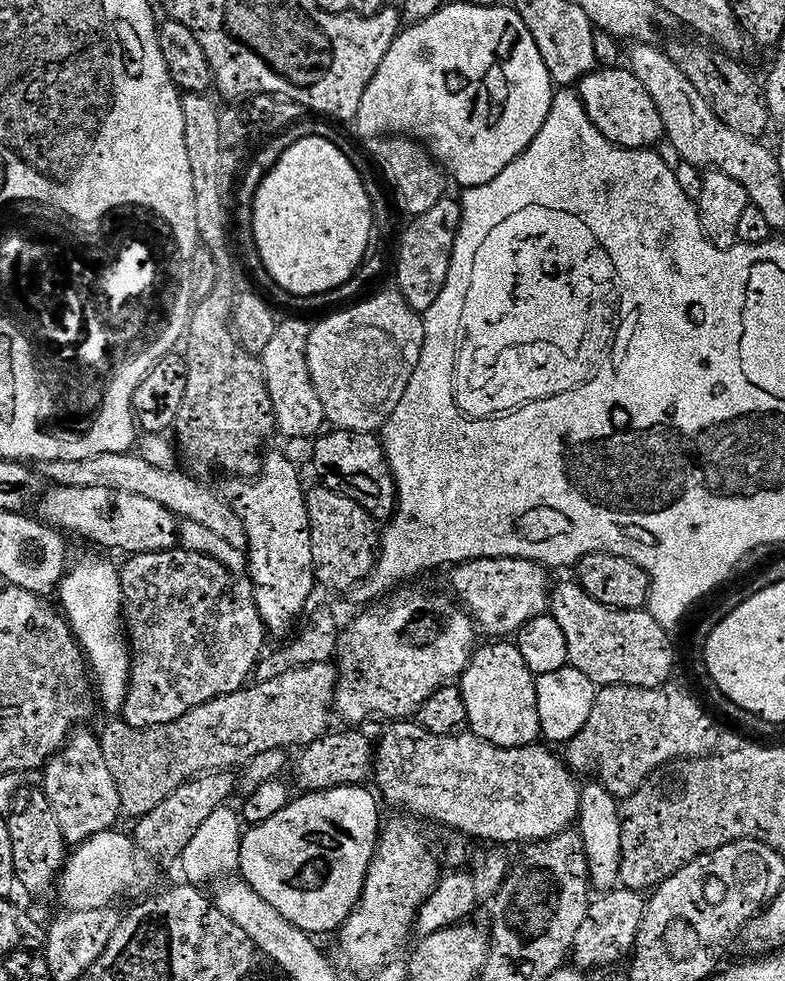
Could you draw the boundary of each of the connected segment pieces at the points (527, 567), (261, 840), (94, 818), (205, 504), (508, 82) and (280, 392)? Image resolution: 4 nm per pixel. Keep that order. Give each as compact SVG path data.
M498 558L497 560L468 560L451 569L452 588L460 595L459 603L470 613L473 621L492 638L512 638L526 622L545 615L550 608L549 569L533 560Z
M349 786L297 795L274 818L243 833L238 872L244 883L306 933L335 933L360 903L382 831L381 805L368 790Z
M84 730L73 731L68 743L42 769L42 791L54 810L54 818L58 818L58 826L64 831L64 839L72 846L100 832L115 829L116 816L121 815L120 795L114 786L110 766L106 766L100 737L80 731Z
M124 453L96 454L90 458L79 458L74 461L46 461L39 465L38 471L49 485L57 488L82 486L83 488L105 488L118 490L122 494L138 494L138 498L150 498L150 502L158 502L158 506L166 506L172 515L181 521L189 520L206 526L211 533L218 534L231 546L247 549L248 538L242 518L233 510L231 503L223 500L216 492L211 492L204 484L199 484L192 476L181 470L160 469L146 462L143 456Z
M453 2L450 6L446 6L446 10L434 14L434 18L421 24L405 27L397 36L395 42L390 46L382 66L378 66L378 74L374 74L366 94L362 94L362 106L358 106L354 127L365 136L365 141L368 142L377 138L407 138L417 141L428 149L432 159L451 179L453 176L460 183L461 189L480 187L494 181L494 178L498 177L506 166L510 166L515 159L519 158L538 137L538 132L542 130L547 116L550 114L553 95L554 81L546 62L542 62L538 42L534 42L534 34L530 34L526 22L522 22L515 7L480 8L474 2L468 2L468 4Z
M302 320L281 321L260 356L270 390L272 408L275 411L277 431L288 438L317 437L327 423L325 408L318 396L317 388L310 378L308 348L311 325Z

